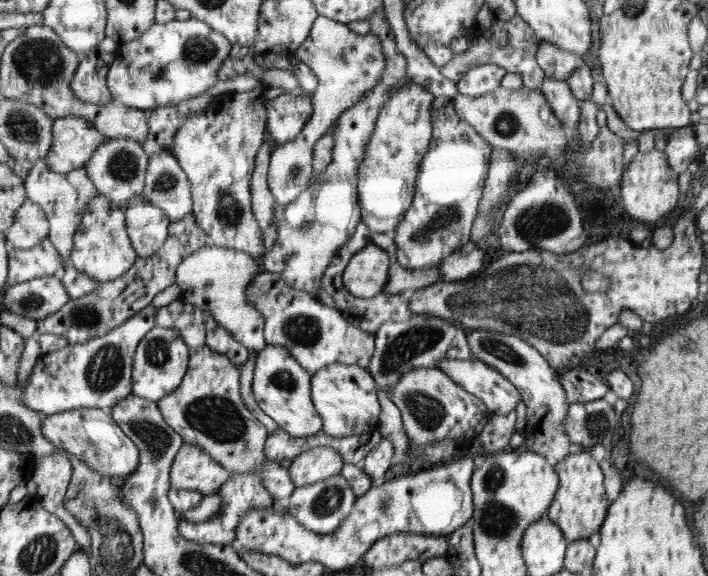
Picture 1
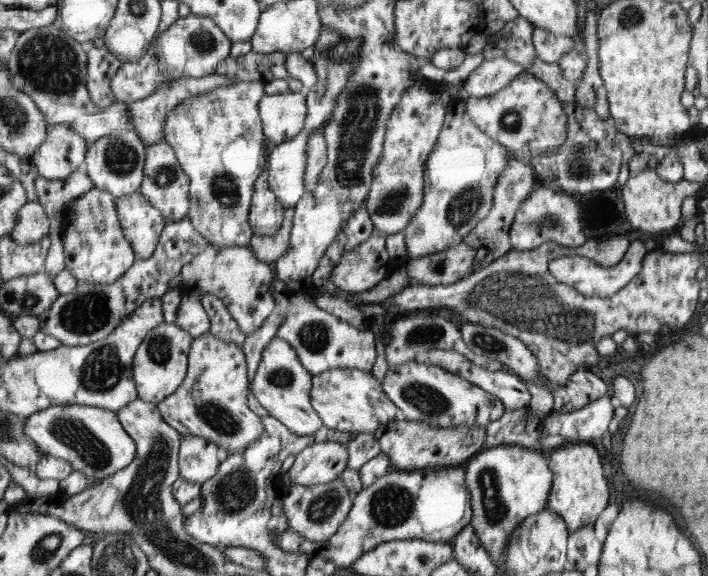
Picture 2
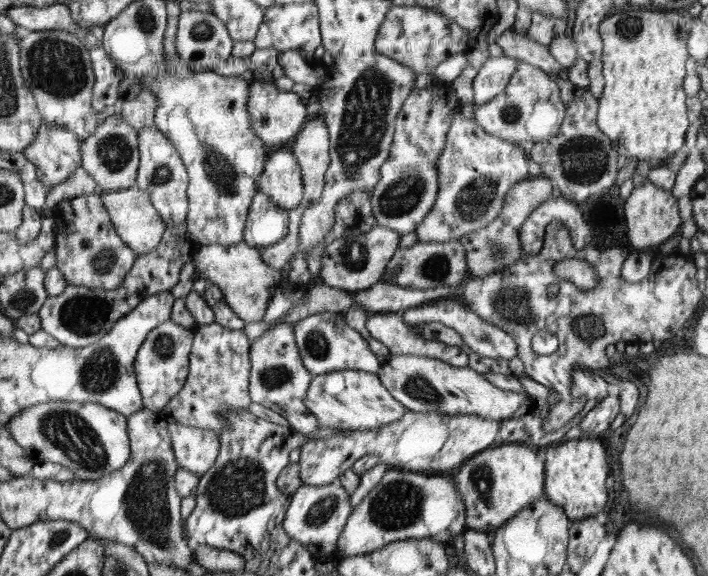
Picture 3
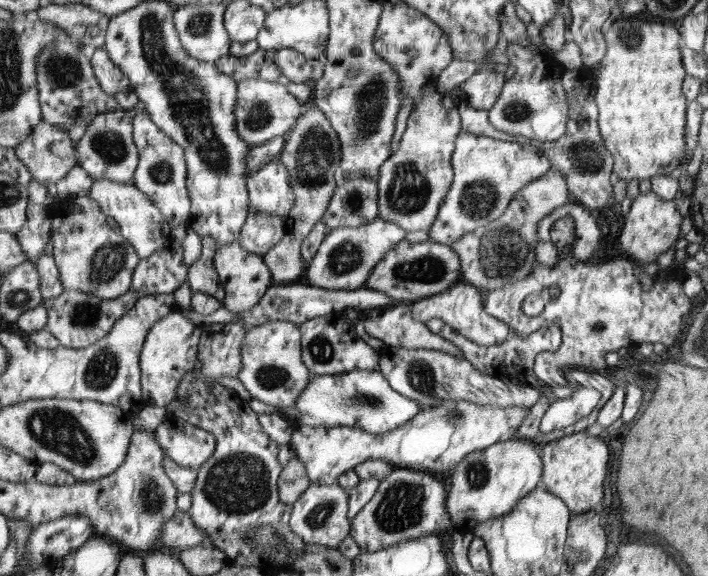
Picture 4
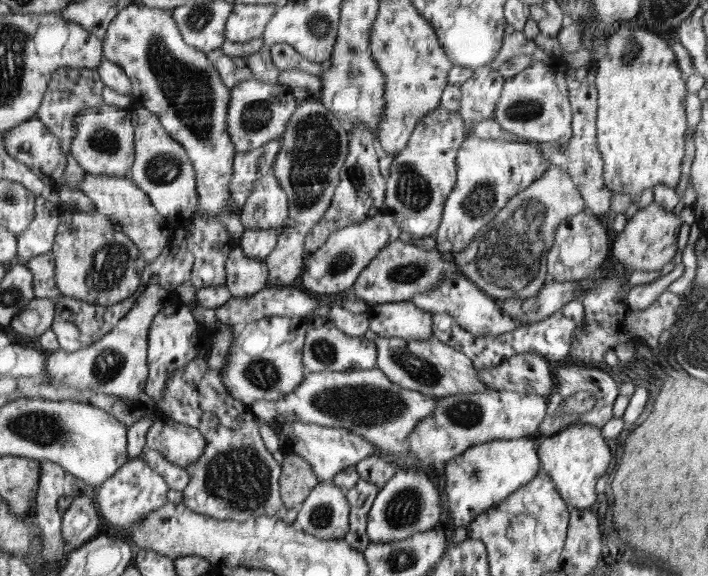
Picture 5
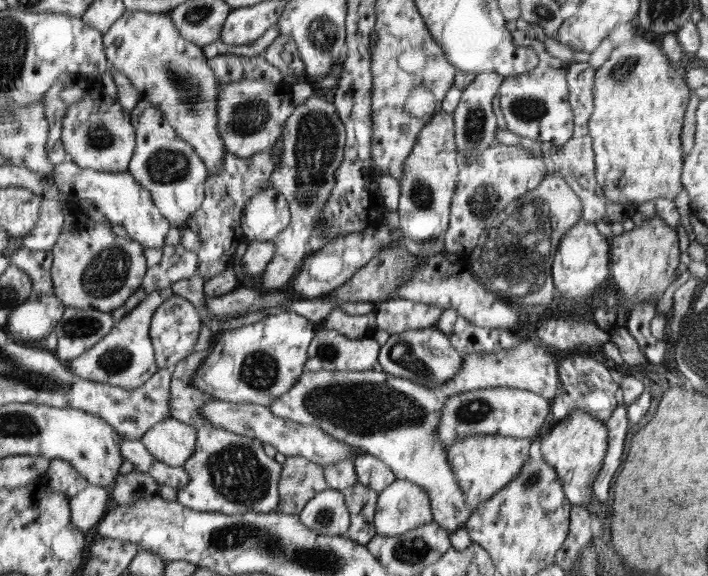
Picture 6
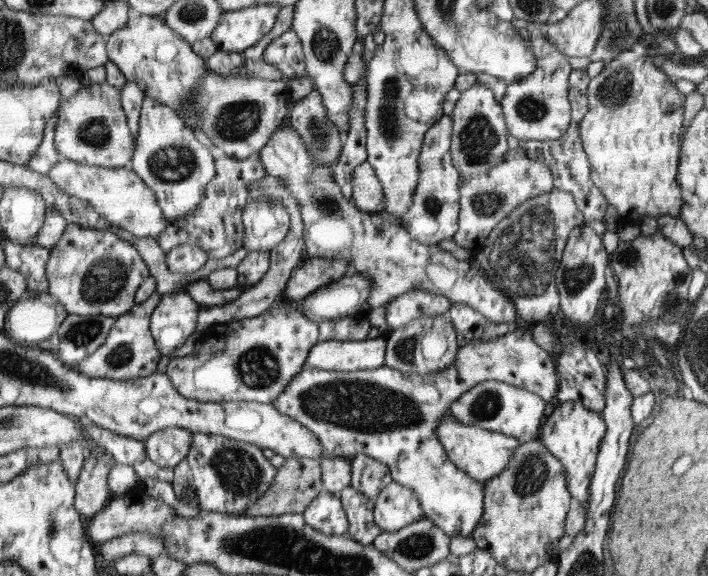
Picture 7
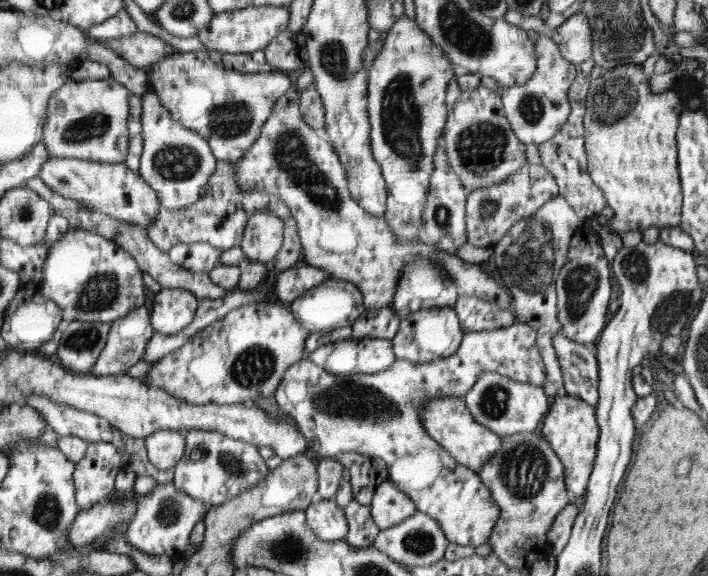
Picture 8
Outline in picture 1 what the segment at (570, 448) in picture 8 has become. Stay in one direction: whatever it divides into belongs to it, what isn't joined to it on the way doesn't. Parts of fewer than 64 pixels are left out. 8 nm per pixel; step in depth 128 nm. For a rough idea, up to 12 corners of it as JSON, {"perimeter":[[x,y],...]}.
{"perimeter":[[589,450],[556,464],[546,516],[571,541],[600,530],[610,501]]}

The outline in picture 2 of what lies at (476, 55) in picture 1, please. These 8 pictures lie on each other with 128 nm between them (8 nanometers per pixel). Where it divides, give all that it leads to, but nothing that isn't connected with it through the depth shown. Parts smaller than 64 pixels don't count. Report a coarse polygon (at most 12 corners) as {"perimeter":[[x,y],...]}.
{"perimeter":[[520,16],[489,35],[484,61],[506,57],[530,70],[532,23]]}

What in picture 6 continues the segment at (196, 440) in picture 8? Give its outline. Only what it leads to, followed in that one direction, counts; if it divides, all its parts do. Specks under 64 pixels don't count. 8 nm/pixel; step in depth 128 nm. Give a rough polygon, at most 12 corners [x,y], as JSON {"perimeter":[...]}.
{"perimeter":[[210,351],[172,368],[173,419],[197,431],[177,501],[277,512],[281,464],[260,440],[211,426],[192,386]]}

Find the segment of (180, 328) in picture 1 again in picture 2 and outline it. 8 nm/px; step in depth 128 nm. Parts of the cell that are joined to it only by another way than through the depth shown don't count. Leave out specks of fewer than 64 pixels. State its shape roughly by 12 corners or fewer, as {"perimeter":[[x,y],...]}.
{"perimeter":[[183,297],[174,324],[199,338],[210,329],[200,298]]}

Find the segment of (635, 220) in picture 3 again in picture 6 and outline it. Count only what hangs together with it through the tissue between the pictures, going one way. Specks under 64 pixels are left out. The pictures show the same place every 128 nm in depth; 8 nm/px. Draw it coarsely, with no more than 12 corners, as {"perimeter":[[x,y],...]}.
{"perimeter":[[660,216],[614,236],[610,270],[624,309],[664,298],[681,268]]}

